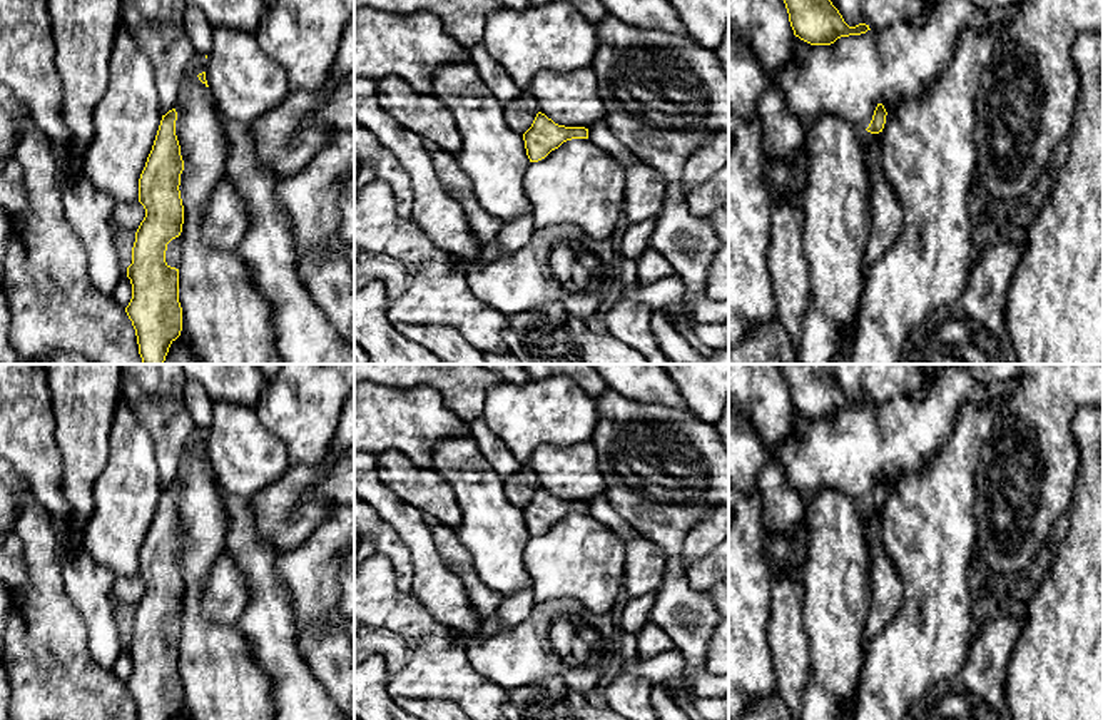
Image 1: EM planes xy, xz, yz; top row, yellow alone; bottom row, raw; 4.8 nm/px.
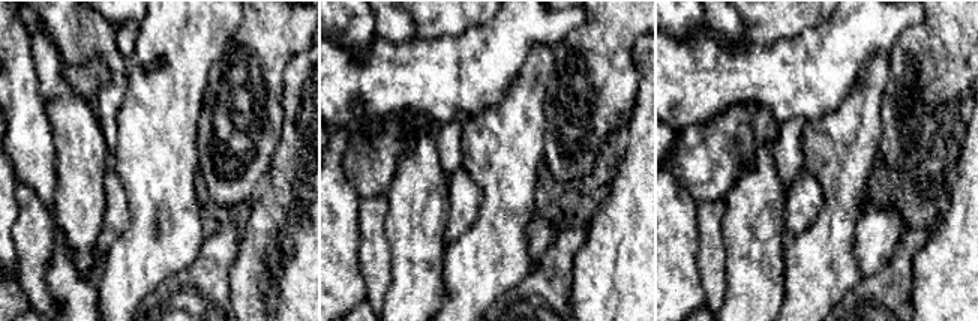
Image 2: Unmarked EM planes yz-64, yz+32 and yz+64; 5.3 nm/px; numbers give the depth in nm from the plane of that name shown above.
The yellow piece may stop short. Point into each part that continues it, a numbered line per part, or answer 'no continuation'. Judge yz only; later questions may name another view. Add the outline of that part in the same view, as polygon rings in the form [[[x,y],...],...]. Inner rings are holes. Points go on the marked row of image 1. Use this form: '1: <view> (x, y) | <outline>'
no continuation

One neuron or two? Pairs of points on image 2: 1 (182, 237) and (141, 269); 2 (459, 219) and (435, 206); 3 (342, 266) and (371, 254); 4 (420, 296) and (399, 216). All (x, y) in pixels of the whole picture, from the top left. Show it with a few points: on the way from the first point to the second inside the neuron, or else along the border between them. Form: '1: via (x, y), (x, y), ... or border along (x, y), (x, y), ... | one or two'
1: via (171, 239), (152, 258) | one
2: border along (449, 180), (446, 245) | two
3: border along (357, 224), (359, 267), (366, 294) | two
4: via (417, 276), (416, 236) | one

